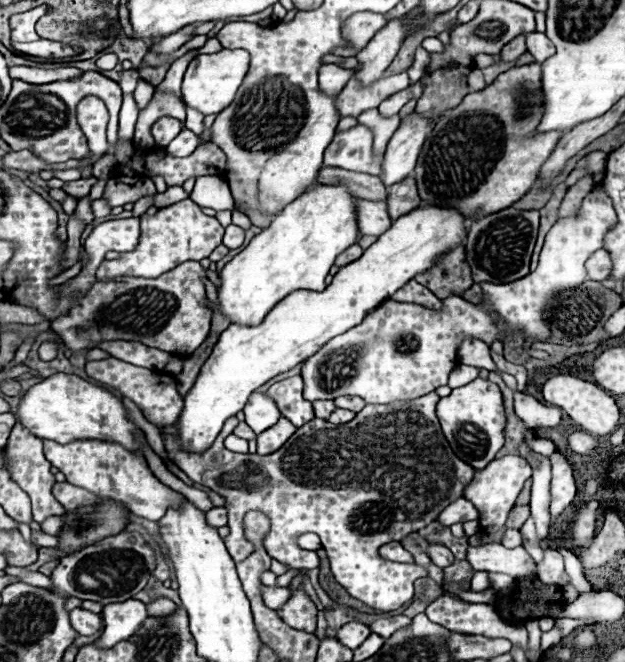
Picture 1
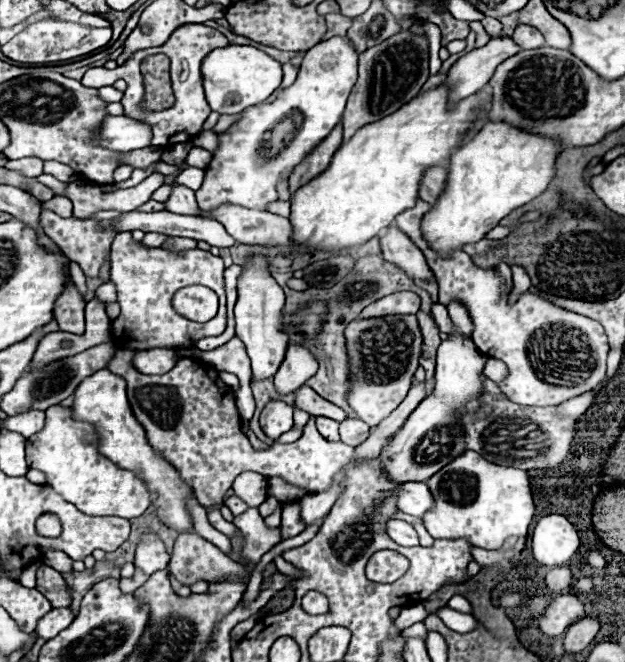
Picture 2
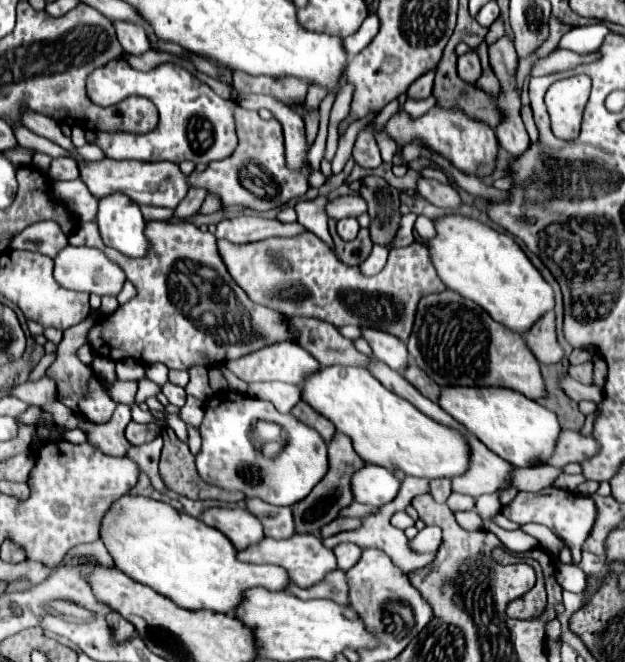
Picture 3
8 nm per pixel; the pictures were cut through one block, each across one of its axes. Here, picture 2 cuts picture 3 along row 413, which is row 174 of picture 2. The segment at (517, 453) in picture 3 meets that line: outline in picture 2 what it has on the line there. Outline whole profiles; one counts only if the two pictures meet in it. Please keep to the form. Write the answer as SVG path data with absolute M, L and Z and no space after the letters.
M486 122L484 128L470 140L466 140L452 156L448 166L448 192L436 200L436 204L424 214L422 220L422 238L424 242L438 252L438 258L452 258L452 252L462 250L464 244L474 244L476 240L482 240L486 232L490 232L502 218L506 218L512 210L518 206L530 202L534 196L540 196L548 182L554 176L554 164L556 164L558 146L542 136L526 134L518 128L510 128L510 124L500 122Z

